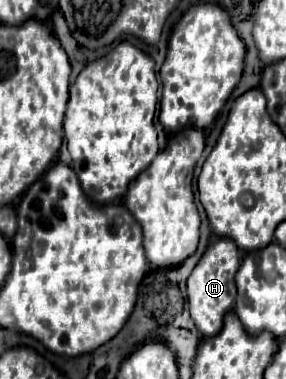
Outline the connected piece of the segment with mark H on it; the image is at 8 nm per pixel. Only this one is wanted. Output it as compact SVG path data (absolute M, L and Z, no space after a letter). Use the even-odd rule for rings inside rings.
M215 238L205 254L201 256L199 264L195 266L193 274L187 280L187 294L189 294L189 310L191 310L191 318L195 320L197 330L205 336L211 338L215 334L219 334L219 330L223 328L223 318L227 312L233 310L235 304L235 272L241 264L241 252L235 246L235 242L227 240L227 238Z

